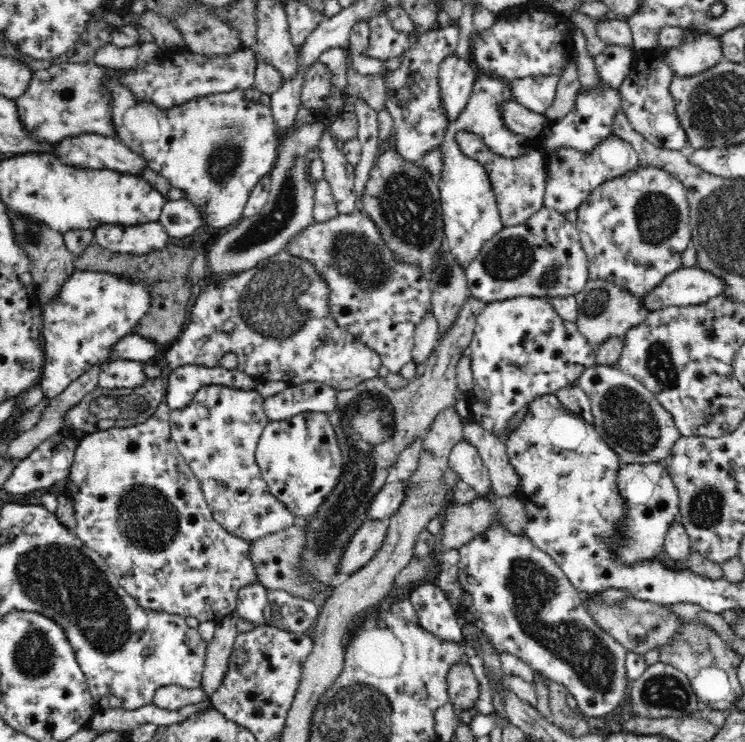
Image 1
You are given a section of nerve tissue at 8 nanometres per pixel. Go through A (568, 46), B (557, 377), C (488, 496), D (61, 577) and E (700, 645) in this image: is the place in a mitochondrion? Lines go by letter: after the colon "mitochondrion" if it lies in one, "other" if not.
A: other
B: other
C: other
D: mitochondrion
E: mitochondrion

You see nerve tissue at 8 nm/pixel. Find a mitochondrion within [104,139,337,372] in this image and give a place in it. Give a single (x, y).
(275, 301)

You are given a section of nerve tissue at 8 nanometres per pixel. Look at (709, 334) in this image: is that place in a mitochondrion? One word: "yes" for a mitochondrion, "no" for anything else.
yes

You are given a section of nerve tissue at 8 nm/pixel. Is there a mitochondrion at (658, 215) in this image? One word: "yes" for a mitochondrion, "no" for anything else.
yes

